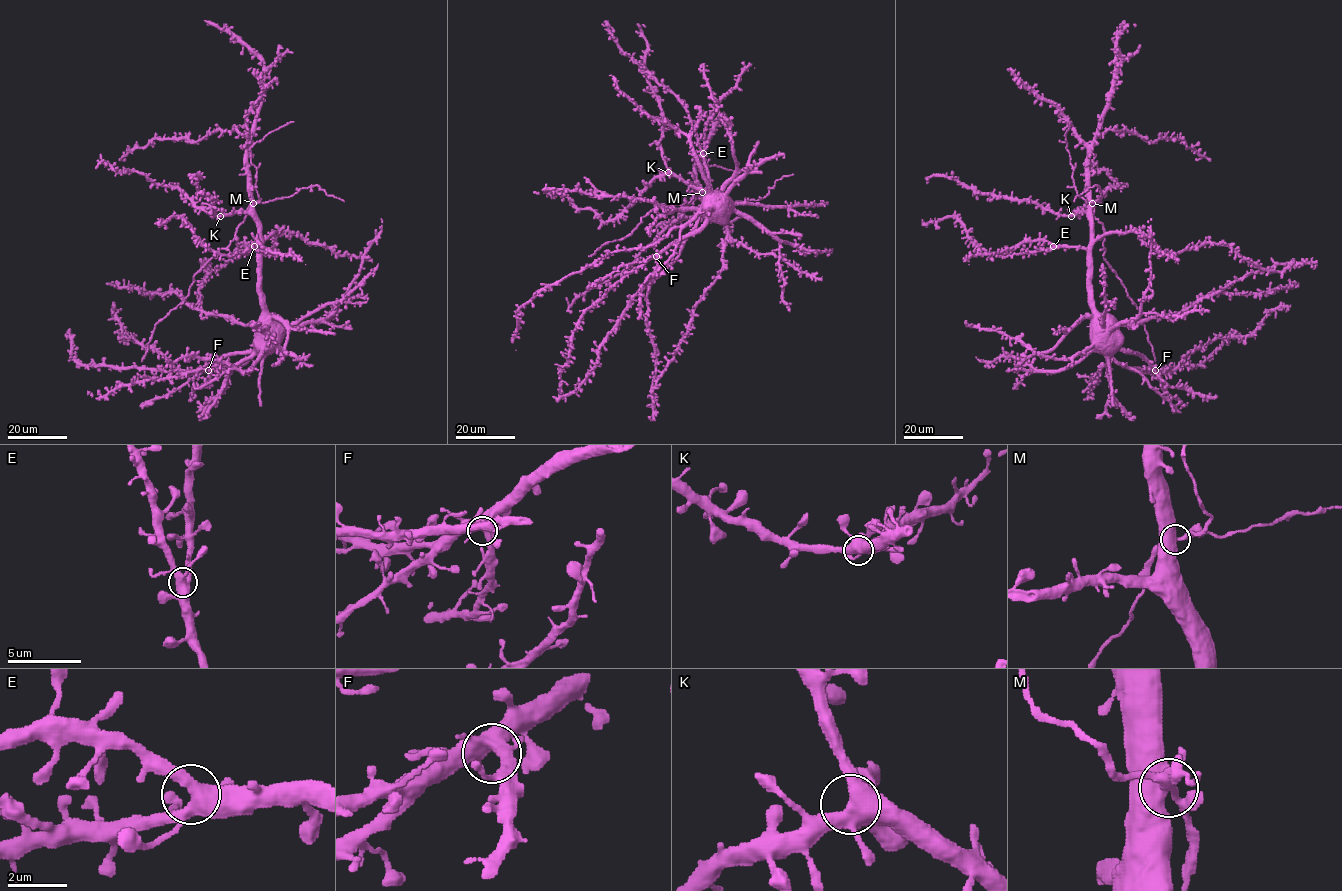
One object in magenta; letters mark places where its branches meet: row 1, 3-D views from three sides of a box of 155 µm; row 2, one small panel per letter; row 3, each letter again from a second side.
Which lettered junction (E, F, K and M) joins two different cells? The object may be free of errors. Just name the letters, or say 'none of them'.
none of them

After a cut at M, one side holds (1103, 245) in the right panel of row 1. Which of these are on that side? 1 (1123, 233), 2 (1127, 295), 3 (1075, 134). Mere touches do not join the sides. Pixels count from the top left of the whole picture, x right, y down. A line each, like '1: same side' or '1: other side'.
1: other side
2: same side
3: other side

